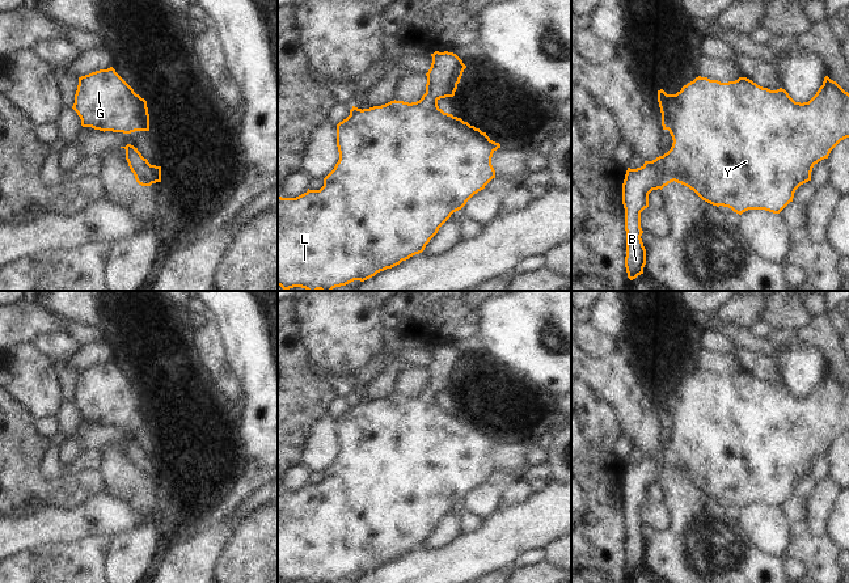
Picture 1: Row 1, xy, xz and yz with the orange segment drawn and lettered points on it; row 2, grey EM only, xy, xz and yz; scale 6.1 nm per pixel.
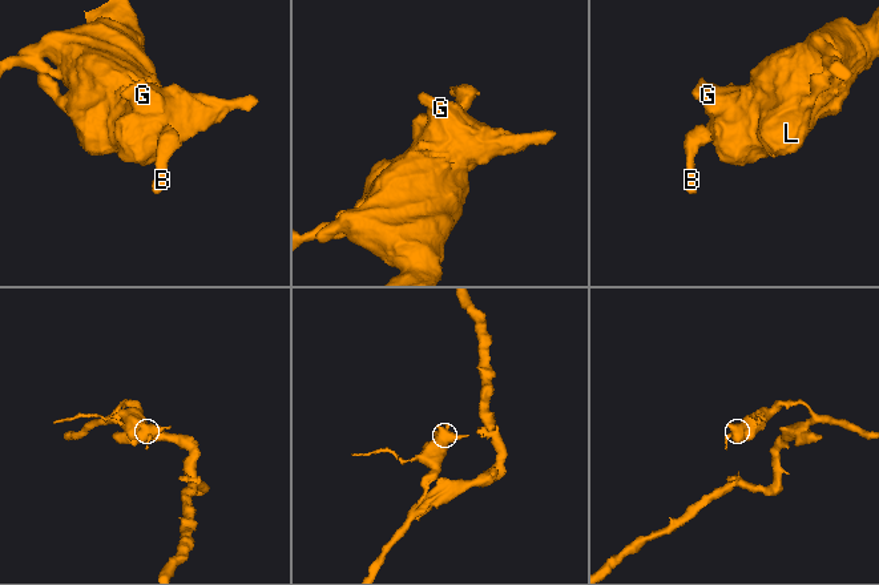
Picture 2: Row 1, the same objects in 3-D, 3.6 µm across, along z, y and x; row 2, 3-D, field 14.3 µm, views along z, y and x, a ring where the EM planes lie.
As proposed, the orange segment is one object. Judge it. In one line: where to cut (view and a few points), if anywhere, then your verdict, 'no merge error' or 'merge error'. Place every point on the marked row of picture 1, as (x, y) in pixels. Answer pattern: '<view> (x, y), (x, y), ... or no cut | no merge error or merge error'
no cut | no merge error

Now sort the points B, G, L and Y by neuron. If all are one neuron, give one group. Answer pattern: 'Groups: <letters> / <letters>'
Groups: B G L Y

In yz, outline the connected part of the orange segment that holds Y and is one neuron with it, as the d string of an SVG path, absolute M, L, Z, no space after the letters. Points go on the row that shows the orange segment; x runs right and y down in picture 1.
M828 76L808 102L795 102L789 93L780 88L770 90L747 77L721 83L708 77L696 77L676 94L658 90L663 130L672 136L672 147L663 156L645 161L641 168L628 168L622 183L622 204L625 208L628 278L635 279L643 274L646 249L642 242L641 212L649 207L649 194L663 189L671 182L681 183L693 190L702 200L713 206L723 206L742 215L748 210L765 210L780 214L793 202L795 190L811 181L815 164L828 159L831 151L849 138L849 93Z

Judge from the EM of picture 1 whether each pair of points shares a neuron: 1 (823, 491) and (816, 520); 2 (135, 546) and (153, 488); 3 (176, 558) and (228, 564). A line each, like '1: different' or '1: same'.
1: same
2: same
3: different

